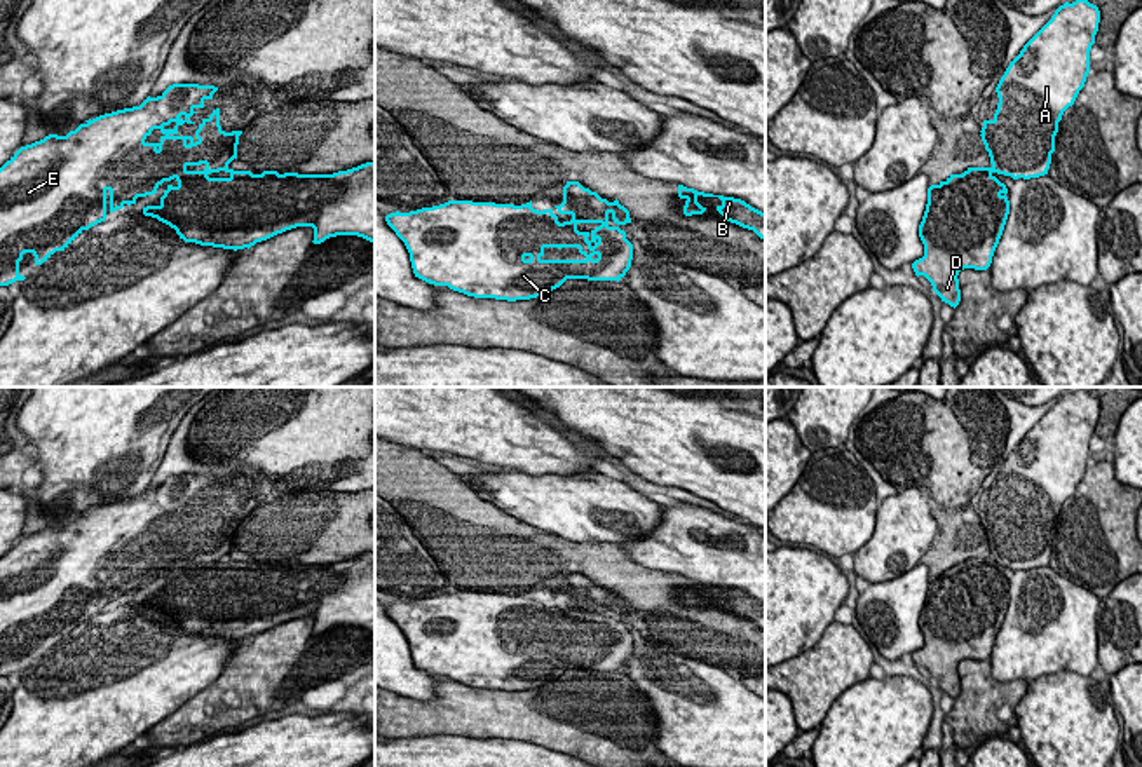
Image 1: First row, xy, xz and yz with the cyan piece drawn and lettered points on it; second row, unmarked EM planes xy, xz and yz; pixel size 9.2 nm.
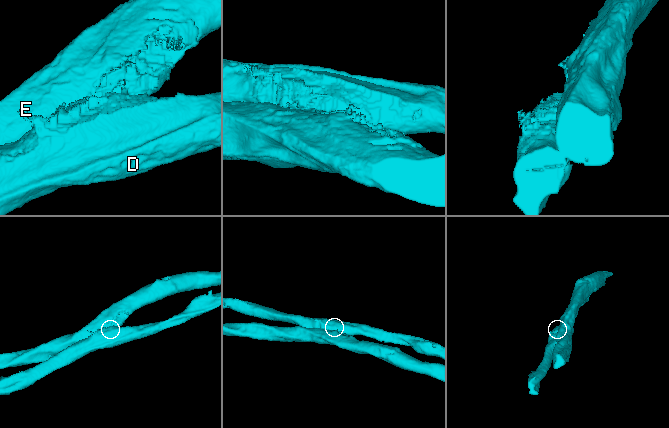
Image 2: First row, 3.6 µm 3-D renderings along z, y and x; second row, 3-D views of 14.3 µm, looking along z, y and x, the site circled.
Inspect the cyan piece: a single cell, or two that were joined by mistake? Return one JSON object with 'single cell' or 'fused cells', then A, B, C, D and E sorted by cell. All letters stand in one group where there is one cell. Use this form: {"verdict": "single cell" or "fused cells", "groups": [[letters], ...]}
{"verdict": "fused cells", "groups": [["A", "C", "E"], ["B", "D"]]}

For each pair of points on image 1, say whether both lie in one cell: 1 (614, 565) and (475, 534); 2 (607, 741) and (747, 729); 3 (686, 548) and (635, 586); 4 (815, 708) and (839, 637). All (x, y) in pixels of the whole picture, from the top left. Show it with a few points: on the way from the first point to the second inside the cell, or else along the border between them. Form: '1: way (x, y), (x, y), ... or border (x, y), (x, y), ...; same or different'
1: way (579, 556), (527, 556), (509, 543); same
2: border (647, 698), (658, 720), (659, 748); different
3: border (621, 548), (630, 558), (647, 567), (679, 574); different
4: way (815, 691), (815, 682), (839, 654); same

